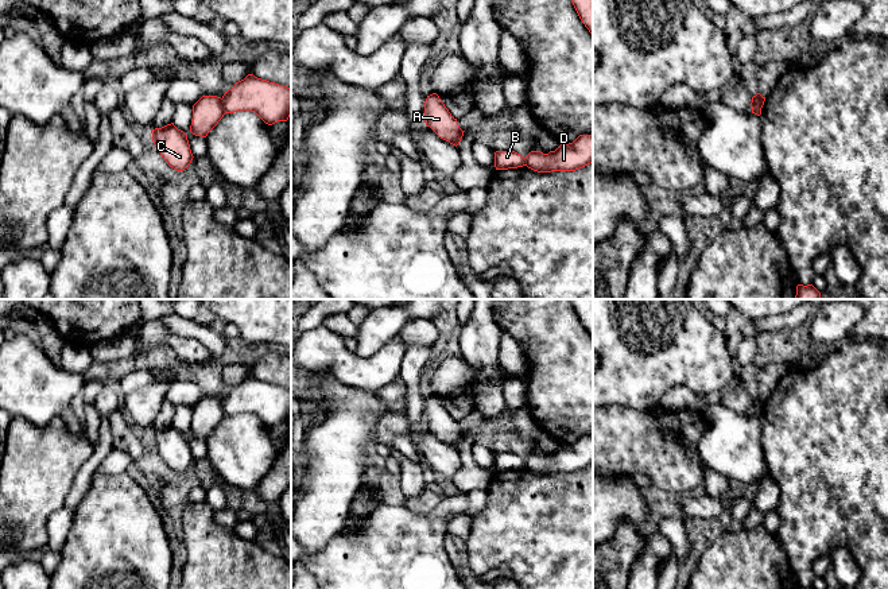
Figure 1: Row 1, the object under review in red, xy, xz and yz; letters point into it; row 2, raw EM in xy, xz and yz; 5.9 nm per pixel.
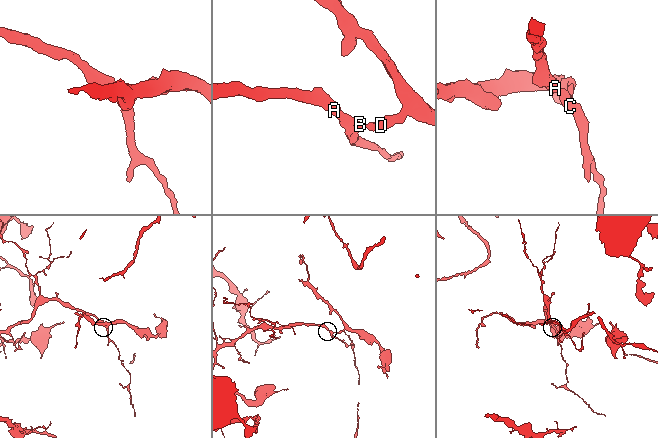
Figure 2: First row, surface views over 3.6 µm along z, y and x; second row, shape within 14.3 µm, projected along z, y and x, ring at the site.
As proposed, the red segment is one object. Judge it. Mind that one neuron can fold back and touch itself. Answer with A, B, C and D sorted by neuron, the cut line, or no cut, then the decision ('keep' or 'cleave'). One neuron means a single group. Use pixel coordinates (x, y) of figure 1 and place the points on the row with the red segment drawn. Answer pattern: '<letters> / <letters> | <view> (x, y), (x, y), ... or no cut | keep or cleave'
A B C / D | xy (221, 99), (225, 112) | cleave

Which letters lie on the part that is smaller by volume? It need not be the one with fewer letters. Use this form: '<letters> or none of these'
D

